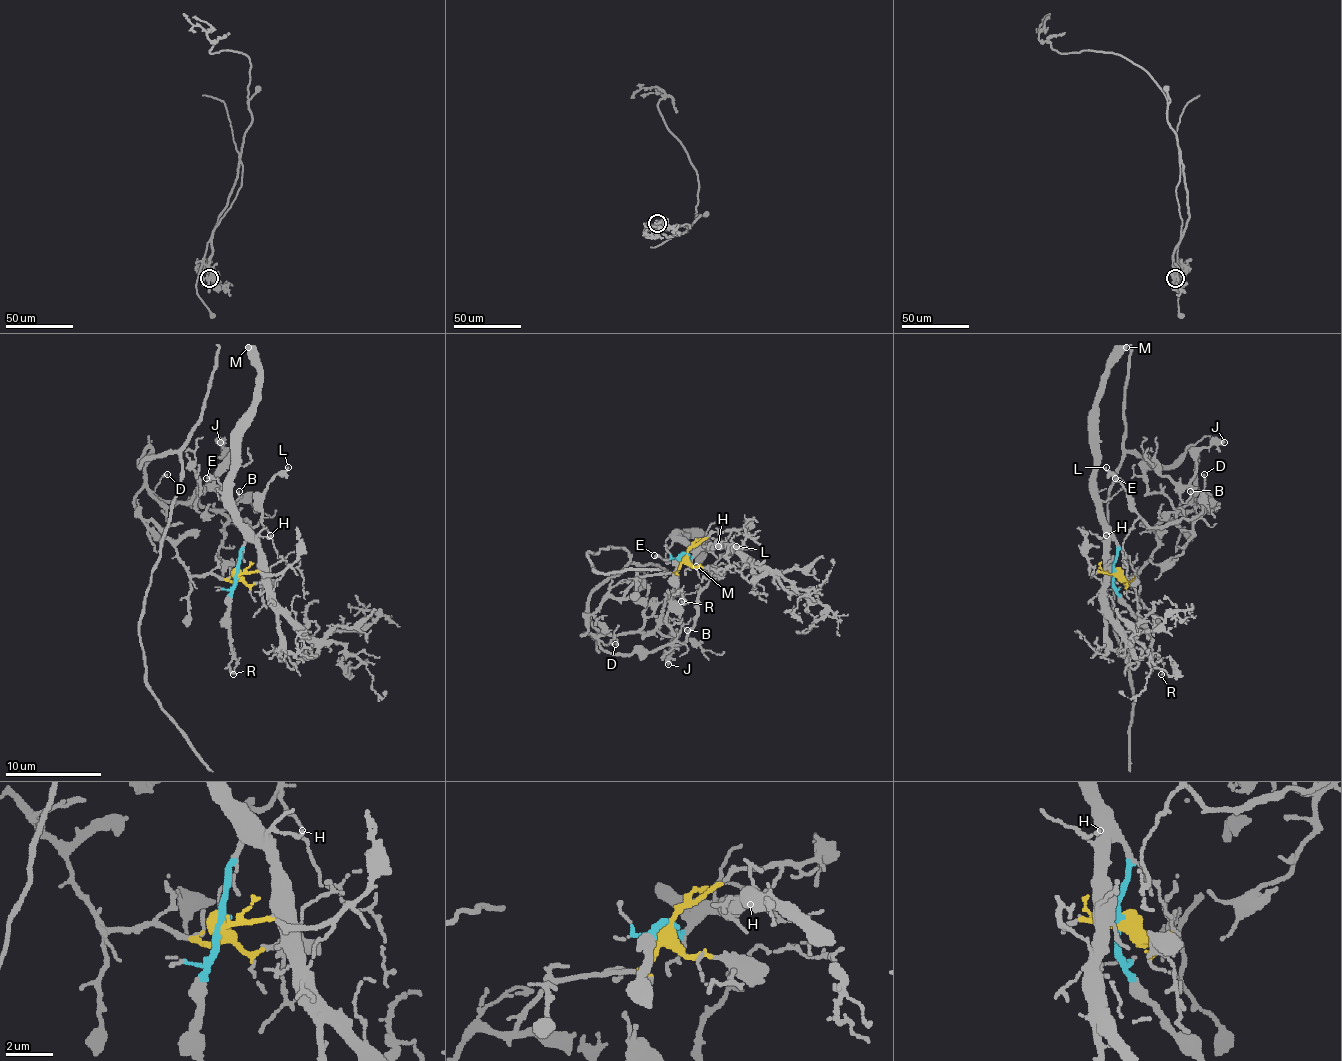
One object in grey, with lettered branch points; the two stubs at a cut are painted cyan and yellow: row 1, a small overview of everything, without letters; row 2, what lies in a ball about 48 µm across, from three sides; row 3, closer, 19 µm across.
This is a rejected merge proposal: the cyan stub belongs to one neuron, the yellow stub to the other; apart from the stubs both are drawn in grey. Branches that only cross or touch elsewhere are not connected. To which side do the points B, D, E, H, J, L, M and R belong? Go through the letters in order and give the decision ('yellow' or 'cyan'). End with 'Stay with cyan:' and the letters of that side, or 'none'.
B: yellow
D: yellow
E: cyan
H: cyan
J: yellow
L: yellow
M: cyan
R: cyan
Stay with cyan: E, H, M, R

